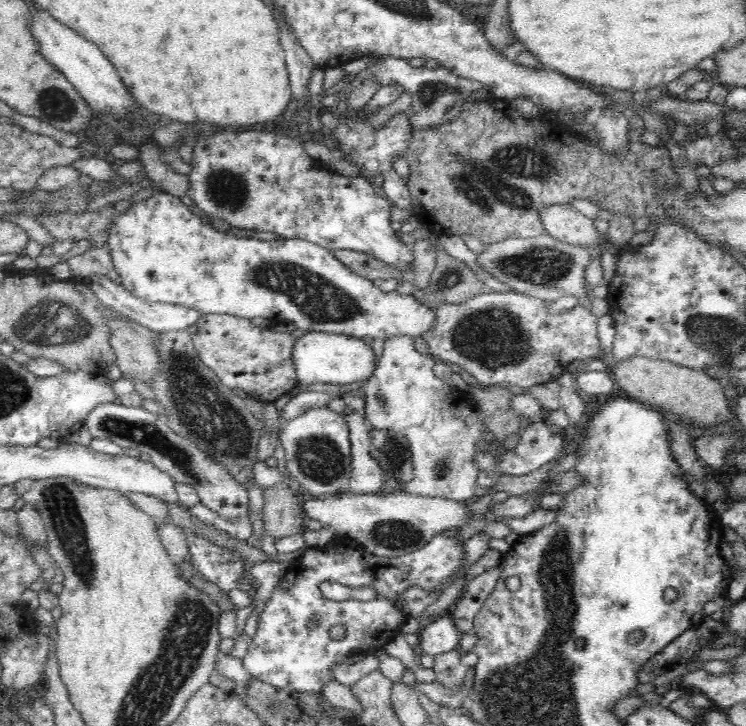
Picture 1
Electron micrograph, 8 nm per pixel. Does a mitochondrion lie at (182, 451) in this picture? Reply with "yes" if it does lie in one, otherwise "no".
yes

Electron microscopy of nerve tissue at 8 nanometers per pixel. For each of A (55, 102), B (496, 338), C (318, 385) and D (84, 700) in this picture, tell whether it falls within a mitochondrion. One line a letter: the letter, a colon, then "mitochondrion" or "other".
A: mitochondrion
B: mitochondrion
C: other
D: other

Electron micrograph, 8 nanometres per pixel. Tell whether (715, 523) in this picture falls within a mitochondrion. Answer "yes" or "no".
no

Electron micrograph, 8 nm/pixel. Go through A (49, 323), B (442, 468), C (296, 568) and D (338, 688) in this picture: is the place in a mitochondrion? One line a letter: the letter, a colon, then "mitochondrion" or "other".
A: mitochondrion
B: mitochondrion
C: other
D: other

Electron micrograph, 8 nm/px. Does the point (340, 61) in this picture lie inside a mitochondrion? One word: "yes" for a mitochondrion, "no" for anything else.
no

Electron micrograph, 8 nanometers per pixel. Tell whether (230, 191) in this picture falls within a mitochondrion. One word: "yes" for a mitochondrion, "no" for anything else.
yes

